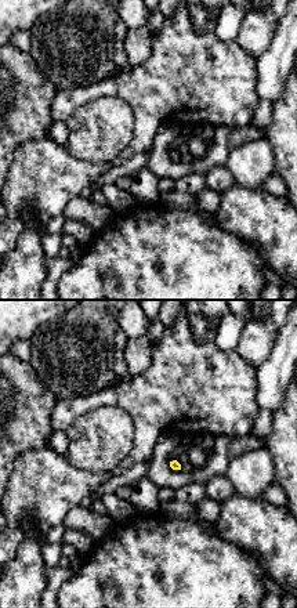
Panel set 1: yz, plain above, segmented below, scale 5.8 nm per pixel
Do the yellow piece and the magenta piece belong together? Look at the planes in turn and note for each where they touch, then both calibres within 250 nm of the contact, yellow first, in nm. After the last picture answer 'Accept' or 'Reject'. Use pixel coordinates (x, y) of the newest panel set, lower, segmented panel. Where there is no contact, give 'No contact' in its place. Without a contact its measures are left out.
No contact

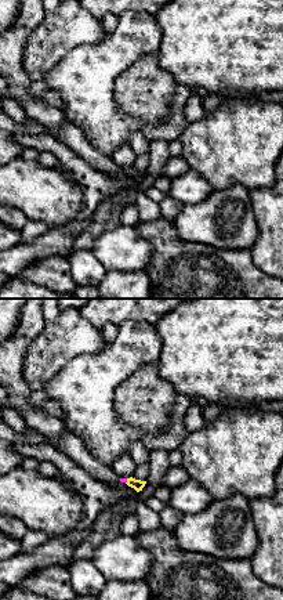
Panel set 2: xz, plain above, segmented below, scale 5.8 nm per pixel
Touches yellow at (127, 481). Thickness 60 nm (yellow) against 30 nm

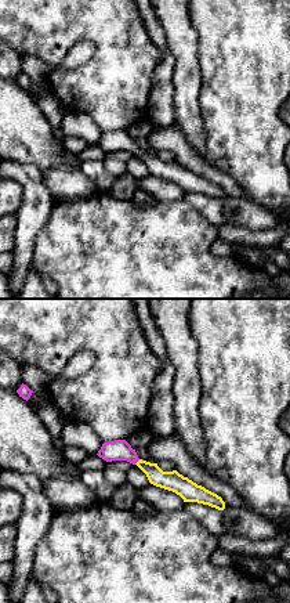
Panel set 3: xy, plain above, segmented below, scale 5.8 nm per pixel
Touches yellow at (138, 461). Thickness 120 nm (yellow) against 130 nm

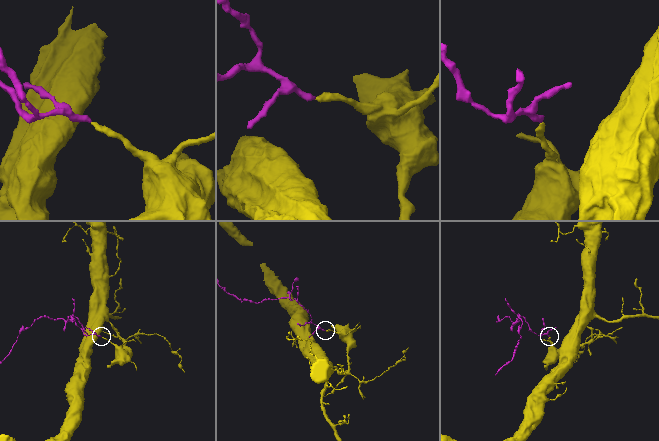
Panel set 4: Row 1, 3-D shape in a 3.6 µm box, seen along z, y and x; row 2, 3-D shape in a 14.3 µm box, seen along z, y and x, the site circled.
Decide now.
Accept

